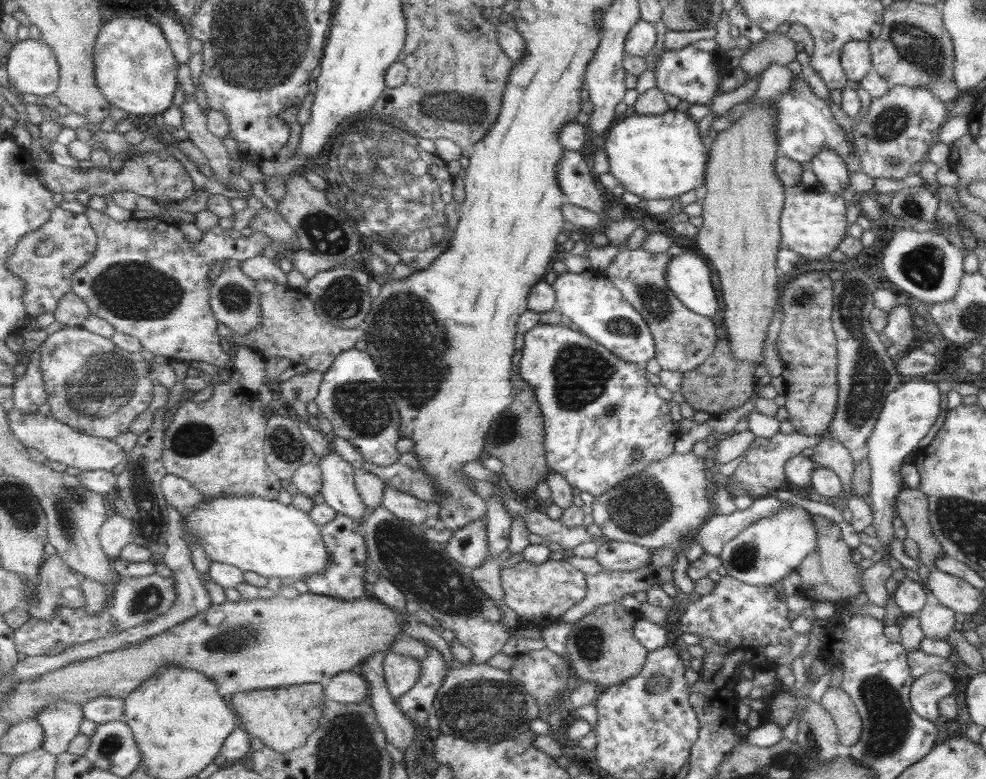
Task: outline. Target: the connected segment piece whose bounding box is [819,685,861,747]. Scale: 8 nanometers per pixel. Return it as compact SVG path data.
M828 686L819 704L829 713L836 726L836 739L844 747L854 745L860 738L861 721L855 705L840 687Z

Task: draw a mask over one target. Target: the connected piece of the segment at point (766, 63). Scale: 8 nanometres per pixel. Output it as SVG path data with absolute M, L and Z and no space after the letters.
M775 30L764 35L763 40L752 43L741 56L739 67L745 72L746 79L768 73L771 64L787 68L795 60L795 41Z

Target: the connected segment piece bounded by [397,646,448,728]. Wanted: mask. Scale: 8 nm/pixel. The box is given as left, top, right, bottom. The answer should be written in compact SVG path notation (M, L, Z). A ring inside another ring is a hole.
M429 646L428 655L421 659L423 676L411 690L397 699L398 707L413 723L427 728L427 718L435 710L439 689L447 676L446 658L435 647Z

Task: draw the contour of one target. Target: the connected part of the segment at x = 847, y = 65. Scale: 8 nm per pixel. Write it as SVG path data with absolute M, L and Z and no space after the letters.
M849 41L842 45L840 66L847 80L858 81L872 69L868 42Z

